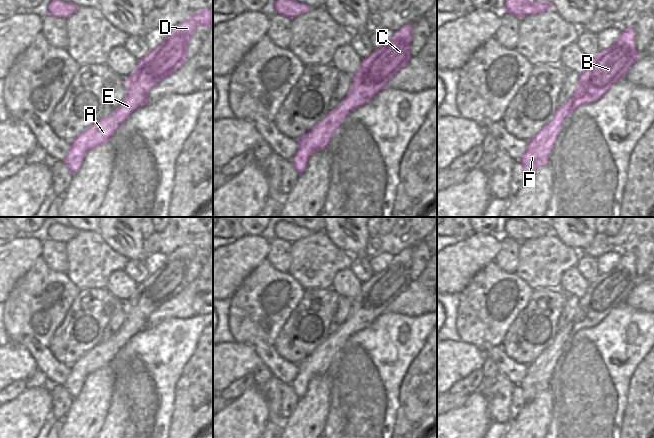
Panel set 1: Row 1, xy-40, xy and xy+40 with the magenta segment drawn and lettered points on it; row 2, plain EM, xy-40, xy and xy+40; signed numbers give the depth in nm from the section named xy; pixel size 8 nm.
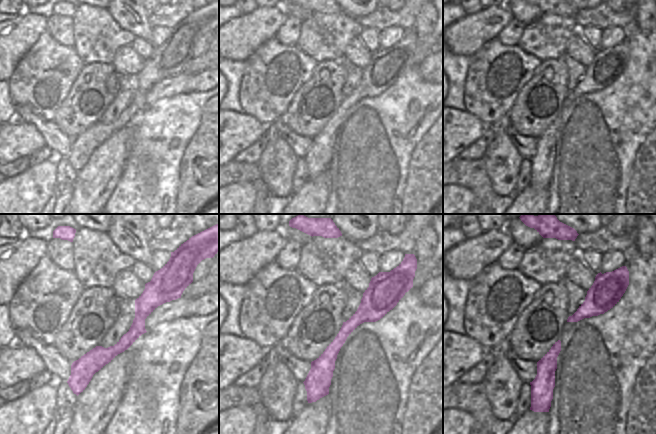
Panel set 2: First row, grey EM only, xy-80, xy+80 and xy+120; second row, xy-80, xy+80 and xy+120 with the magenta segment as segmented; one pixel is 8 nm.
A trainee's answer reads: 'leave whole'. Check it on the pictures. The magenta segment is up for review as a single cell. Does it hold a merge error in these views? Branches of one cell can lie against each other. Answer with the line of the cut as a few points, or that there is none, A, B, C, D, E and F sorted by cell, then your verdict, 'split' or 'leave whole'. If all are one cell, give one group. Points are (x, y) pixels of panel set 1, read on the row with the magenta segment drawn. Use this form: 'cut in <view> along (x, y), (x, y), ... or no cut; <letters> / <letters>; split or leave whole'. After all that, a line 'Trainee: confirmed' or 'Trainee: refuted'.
no cut; A B C D E F; leave whole
Trainee: confirmed

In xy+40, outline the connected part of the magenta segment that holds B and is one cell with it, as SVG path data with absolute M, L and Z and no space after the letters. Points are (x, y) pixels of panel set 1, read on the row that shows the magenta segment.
M635 27L621 31L619 38L608 48L589 57L585 70L573 96L563 103L553 118L530 140L527 150L519 160L526 177L549 163L549 158L563 122L580 106L601 99L637 61L639 54L635 46Z

